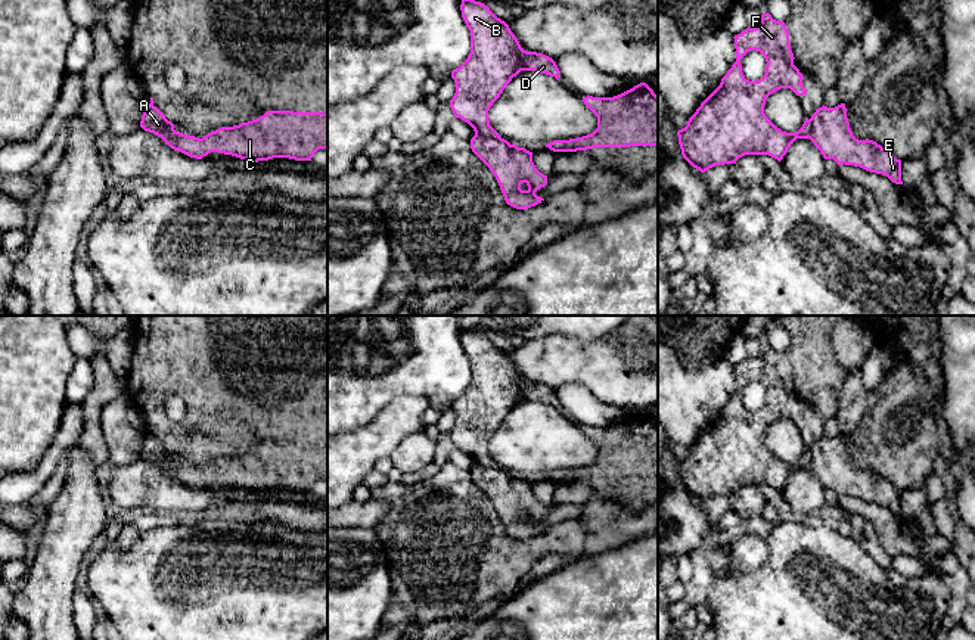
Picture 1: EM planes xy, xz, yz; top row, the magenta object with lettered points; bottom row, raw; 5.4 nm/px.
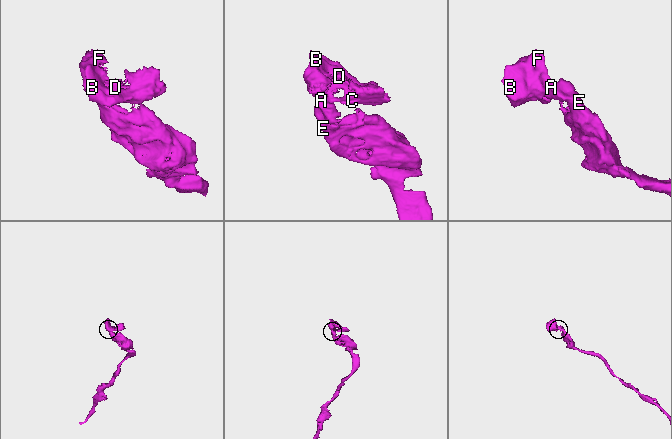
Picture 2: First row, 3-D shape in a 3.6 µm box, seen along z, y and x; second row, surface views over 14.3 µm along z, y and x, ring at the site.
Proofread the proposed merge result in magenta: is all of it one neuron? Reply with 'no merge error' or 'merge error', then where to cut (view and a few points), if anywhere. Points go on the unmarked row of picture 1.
merge error; cut xz (475, 463), (499, 468)

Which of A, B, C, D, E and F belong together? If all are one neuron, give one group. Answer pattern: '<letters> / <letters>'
A E / B C D F

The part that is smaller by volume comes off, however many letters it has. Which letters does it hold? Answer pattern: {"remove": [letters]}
{"remove": ["B", "C", "D", "F"]}

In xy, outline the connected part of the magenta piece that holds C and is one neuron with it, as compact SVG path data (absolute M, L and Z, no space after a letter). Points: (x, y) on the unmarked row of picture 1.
M268 441L263 447L233 457L221 457L199 469L171 463L181 484L202 490L211 482L248 491L289 488L311 491L319 479L327 481L327 444Z

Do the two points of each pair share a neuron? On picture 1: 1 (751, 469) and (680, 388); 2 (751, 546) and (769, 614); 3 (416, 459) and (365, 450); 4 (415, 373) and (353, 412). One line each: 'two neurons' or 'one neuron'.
1: two neurons
2: two neurons
3: two neurons
4: one neuron

